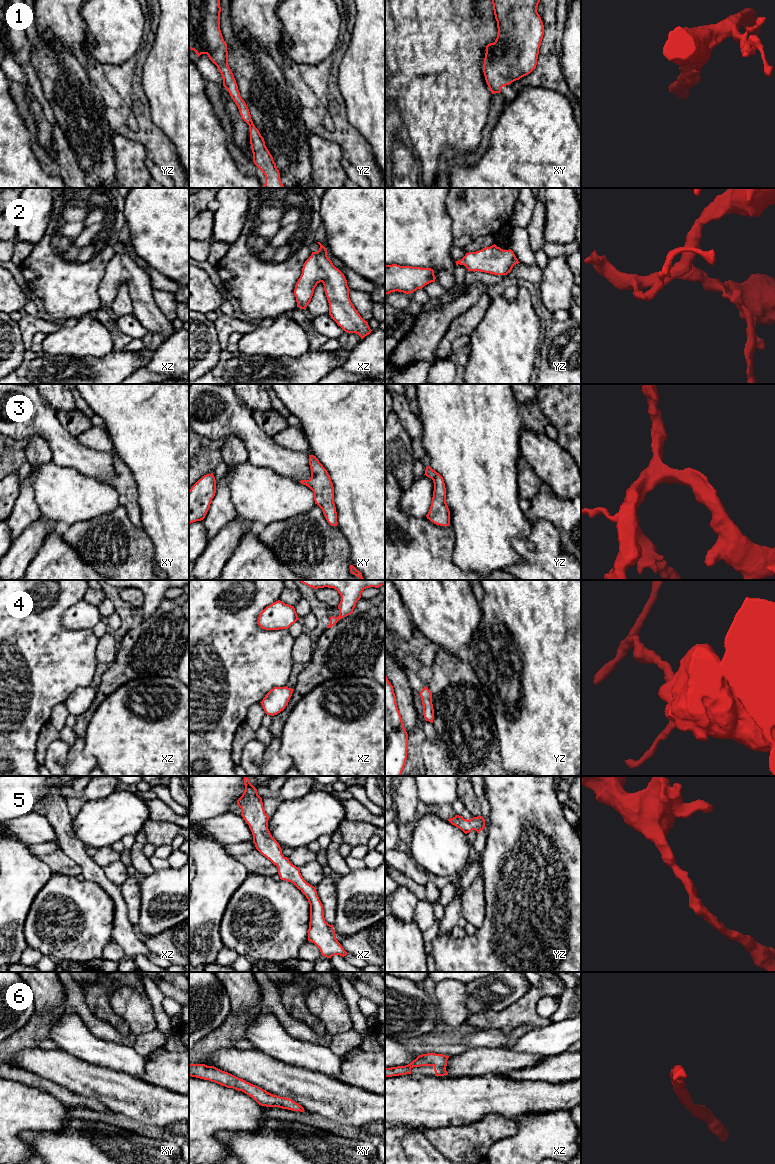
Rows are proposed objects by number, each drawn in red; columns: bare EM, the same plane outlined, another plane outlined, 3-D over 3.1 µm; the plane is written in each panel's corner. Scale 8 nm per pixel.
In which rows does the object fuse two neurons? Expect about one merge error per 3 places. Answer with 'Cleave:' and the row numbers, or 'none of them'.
Cleave: none of them

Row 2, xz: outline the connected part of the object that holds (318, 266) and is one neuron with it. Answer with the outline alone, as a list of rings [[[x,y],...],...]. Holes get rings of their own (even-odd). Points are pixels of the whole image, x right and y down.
[[[320,243],[317,252],[312,252],[305,261],[294,295],[297,307],[306,309],[318,283],[322,282],[329,303],[329,315],[347,333],[356,333],[361,339],[371,333],[368,322],[355,309],[349,298],[349,287],[344,274],[327,256],[326,248]]]

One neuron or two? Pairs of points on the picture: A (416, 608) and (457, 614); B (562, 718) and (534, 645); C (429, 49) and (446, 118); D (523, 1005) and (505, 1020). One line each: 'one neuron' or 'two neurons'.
A: one neuron
B: one neuron
C: one neuron
D: one neuron

